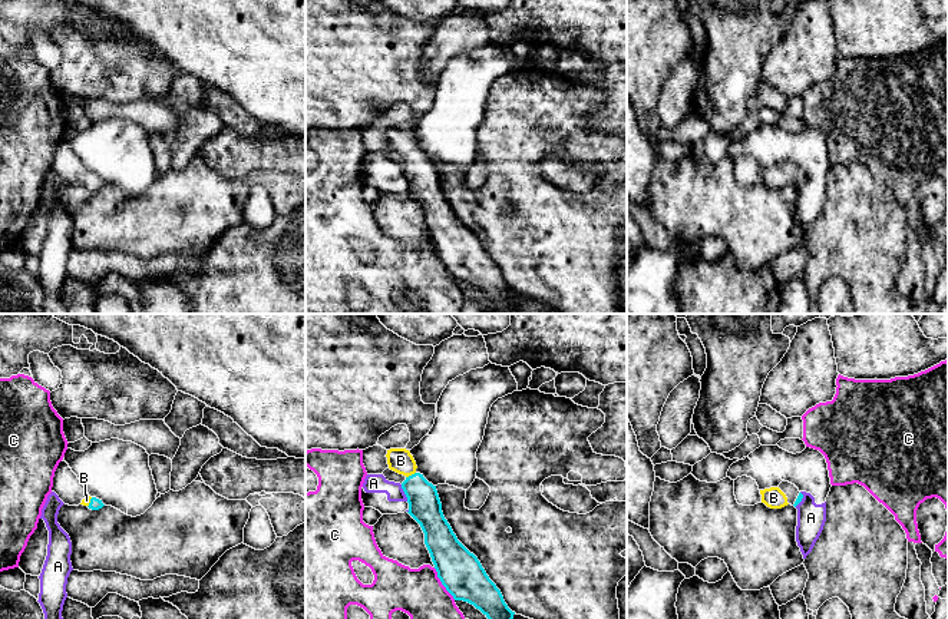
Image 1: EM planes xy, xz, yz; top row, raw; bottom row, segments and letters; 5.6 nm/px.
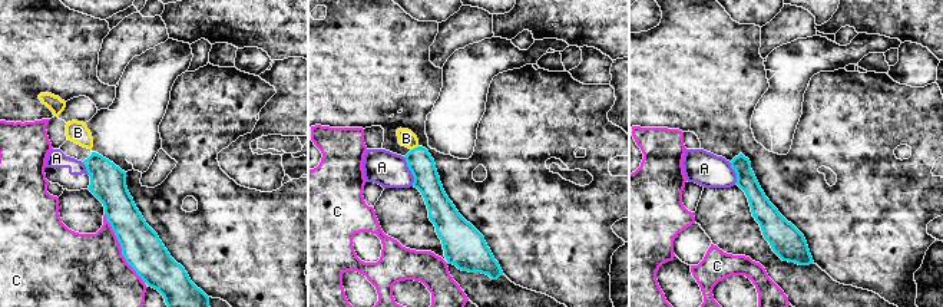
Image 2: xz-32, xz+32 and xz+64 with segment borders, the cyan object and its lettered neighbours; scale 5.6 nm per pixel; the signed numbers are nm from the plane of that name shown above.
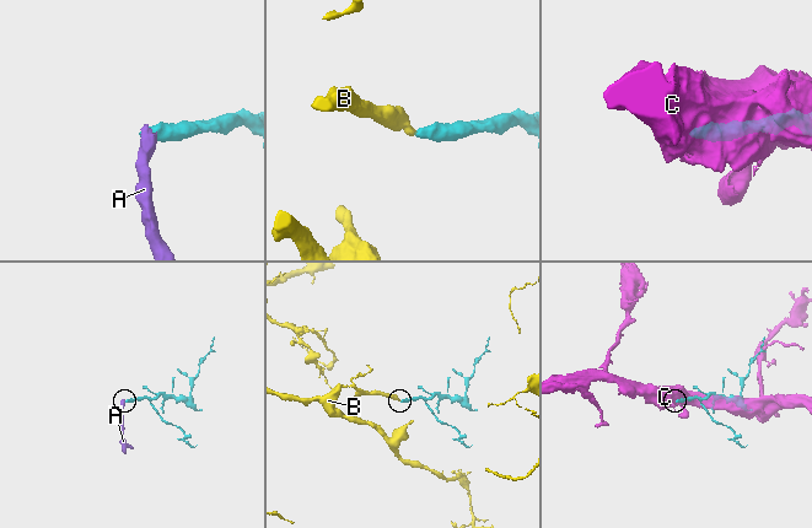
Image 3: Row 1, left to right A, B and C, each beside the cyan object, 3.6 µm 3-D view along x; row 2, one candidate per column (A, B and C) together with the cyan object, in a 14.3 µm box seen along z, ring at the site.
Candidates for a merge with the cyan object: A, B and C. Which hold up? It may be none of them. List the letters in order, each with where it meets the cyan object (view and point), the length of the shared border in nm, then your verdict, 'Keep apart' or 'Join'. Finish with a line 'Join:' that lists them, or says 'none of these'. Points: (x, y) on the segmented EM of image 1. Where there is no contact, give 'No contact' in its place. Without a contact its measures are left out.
A: Touches cyan at xz (405, 493). Shared border 100 nm. Keep apart
B: Touches cyan at xz (412, 474). Shared border 70 nm. Join
C: Touches cyan at xz (442, 583). Shared border 220 nm. Keep apart
Join: B

